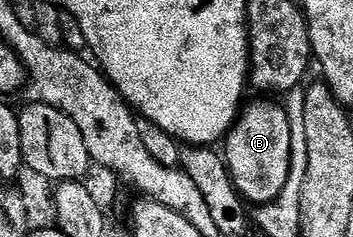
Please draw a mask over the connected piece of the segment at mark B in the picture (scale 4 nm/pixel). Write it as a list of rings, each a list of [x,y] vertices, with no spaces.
[[[260,100],[264,101],[256,101],[253,105],[245,104],[243,106],[240,116],[236,119],[236,124],[222,142],[222,156],[228,164],[234,187],[245,202],[252,207],[269,205],[272,201],[278,200],[286,187],[286,179],[290,175],[290,163],[292,162],[293,118],[288,118],[287,111],[272,102],[275,100]]]

